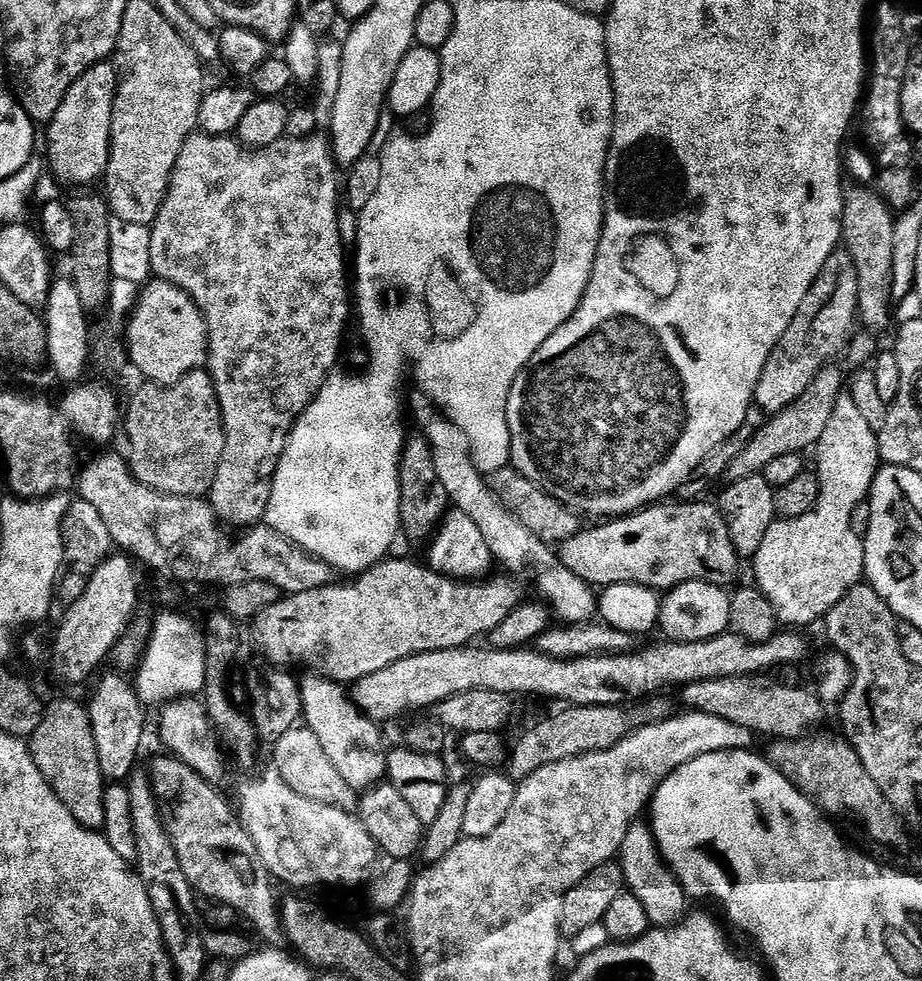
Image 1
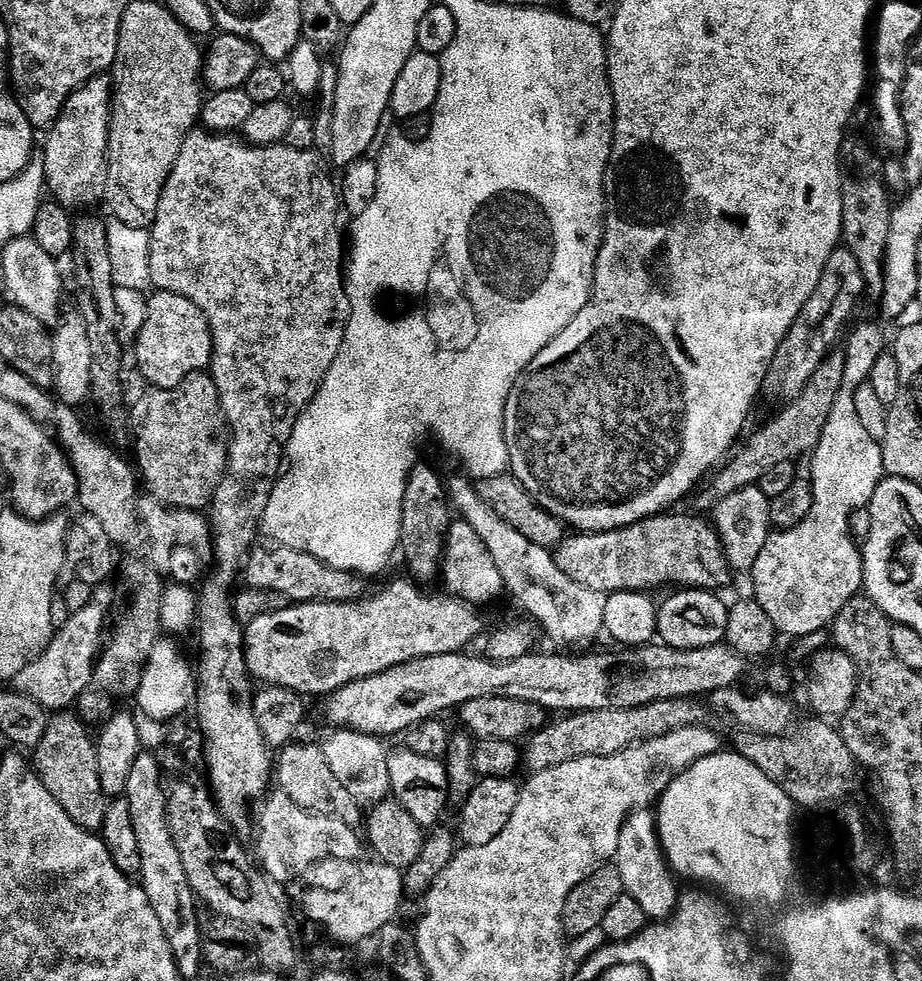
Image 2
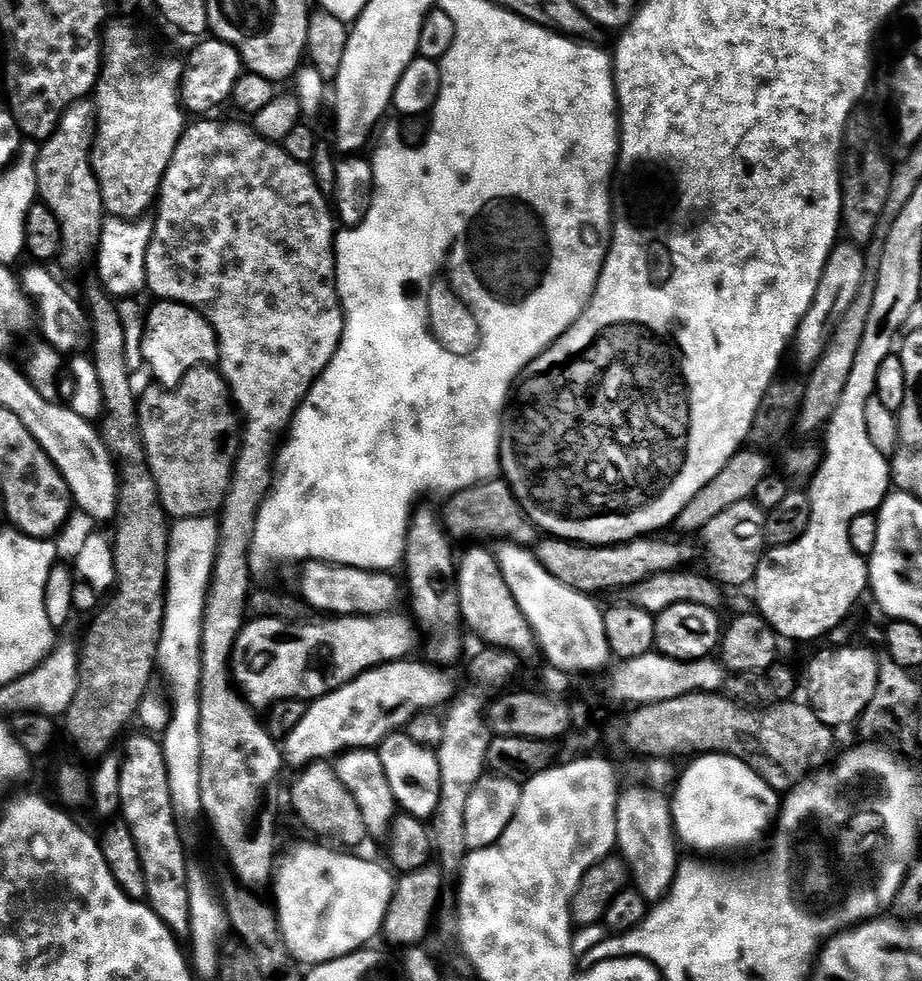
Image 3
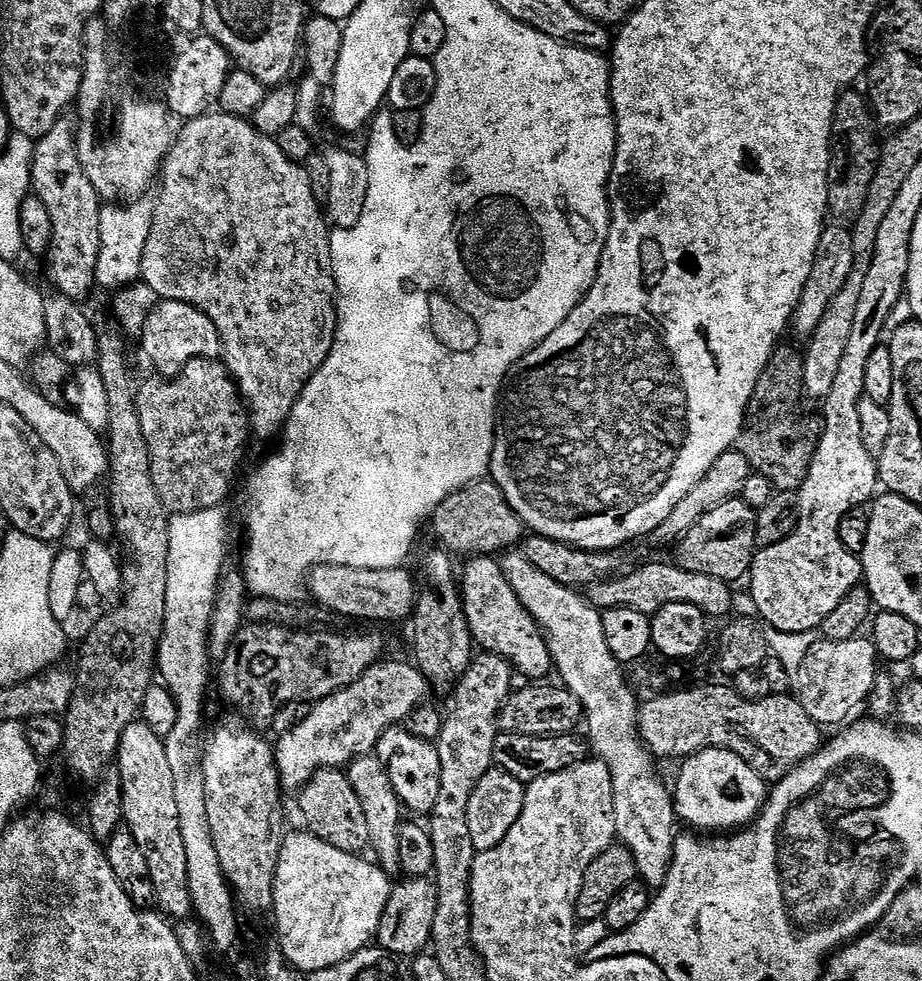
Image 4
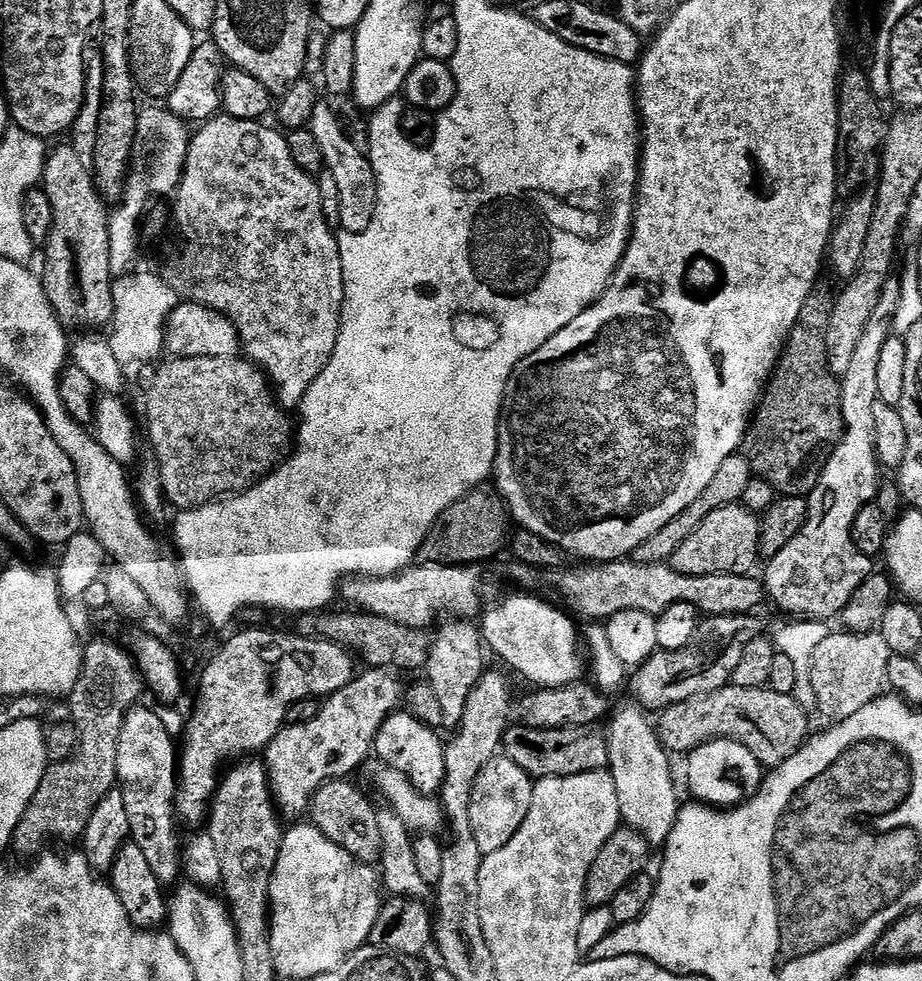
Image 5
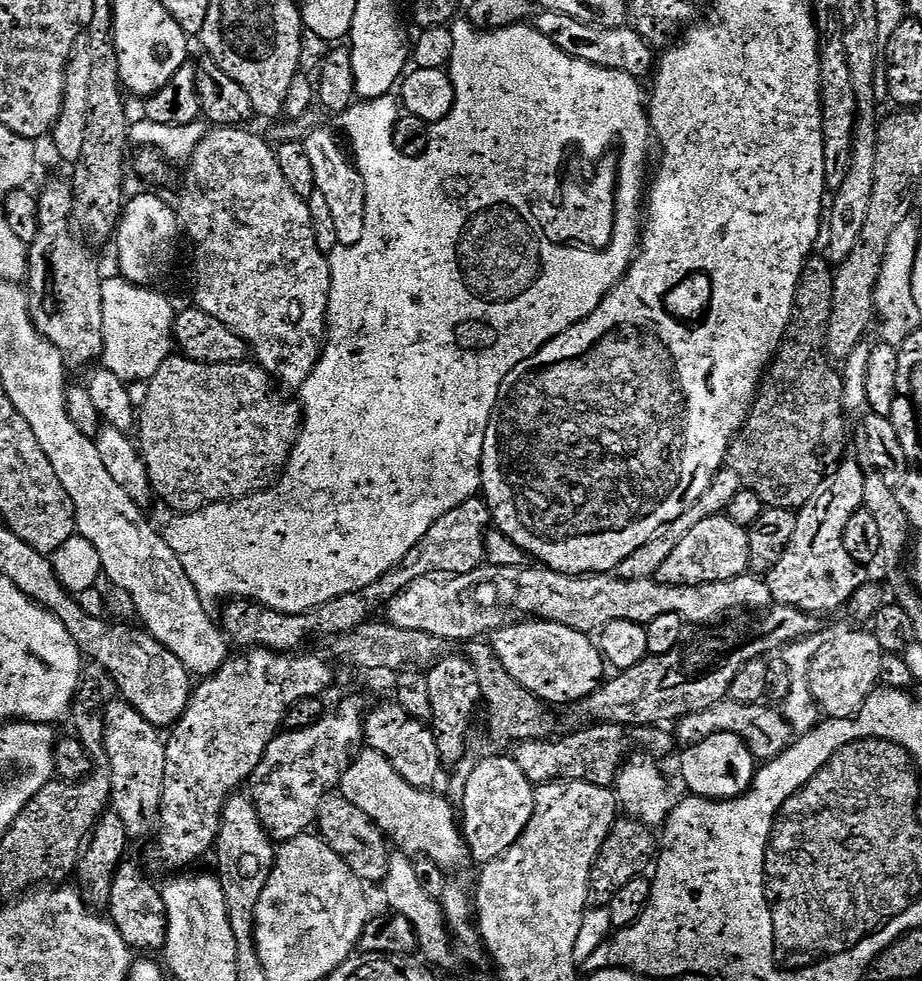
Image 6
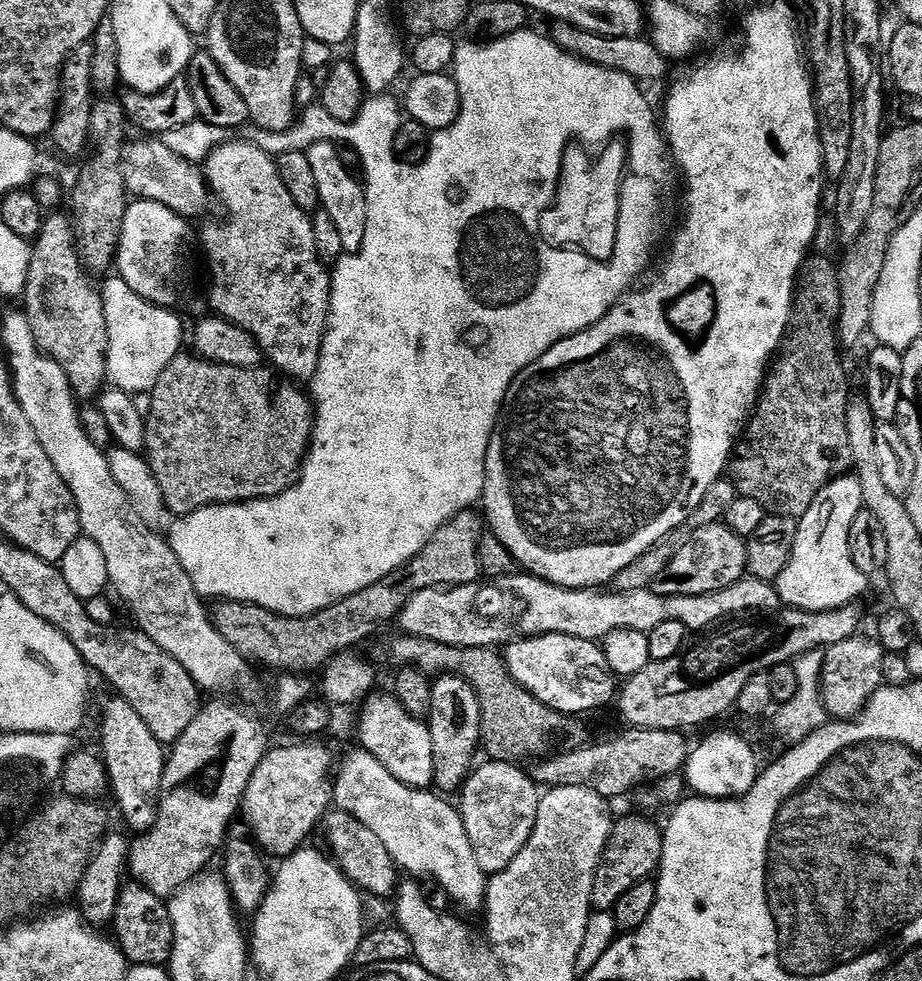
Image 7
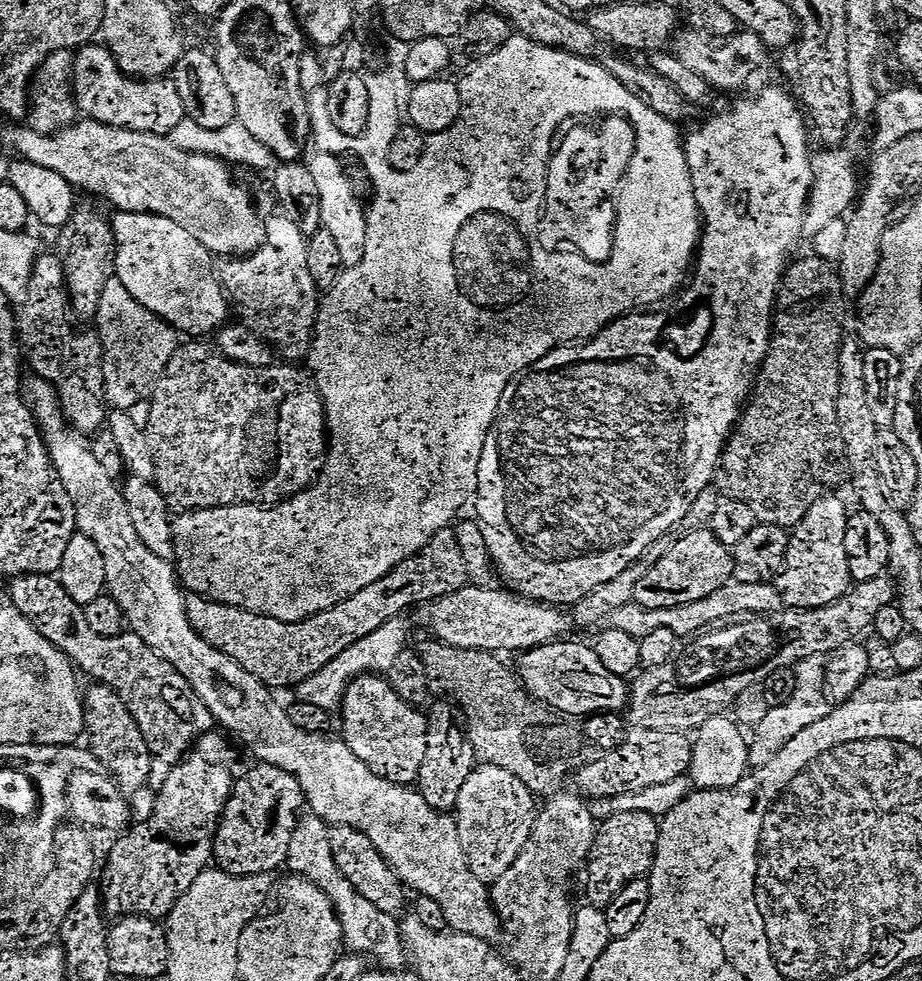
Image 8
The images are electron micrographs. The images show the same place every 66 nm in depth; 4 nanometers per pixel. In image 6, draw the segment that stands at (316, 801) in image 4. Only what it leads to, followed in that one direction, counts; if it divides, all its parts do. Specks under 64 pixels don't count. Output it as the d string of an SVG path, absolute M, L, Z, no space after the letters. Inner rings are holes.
M339 794L327 796L320 807L318 832L323 840L332 847L334 854L338 854L344 859L346 866L350 866L350 870L354 870L354 874L359 880L365 881L369 885L379 885L386 878L390 841L371 818L362 814L362 810L358 810L358 806L354 806L354 802L350 802Z

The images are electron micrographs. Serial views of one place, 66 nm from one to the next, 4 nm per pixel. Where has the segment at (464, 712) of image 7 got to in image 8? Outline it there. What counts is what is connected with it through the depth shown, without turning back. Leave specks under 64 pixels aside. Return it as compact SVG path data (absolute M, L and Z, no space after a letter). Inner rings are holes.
M440 698L431 705L431 708L432 712L427 713L426 762L422 762L418 791L436 812L448 814L455 809L458 794L462 794L462 786L466 786L466 778L470 778L470 774L478 767L478 761L474 750L466 742L466 732L462 727L457 705L447 699ZM456 712L458 717L456 717Z

